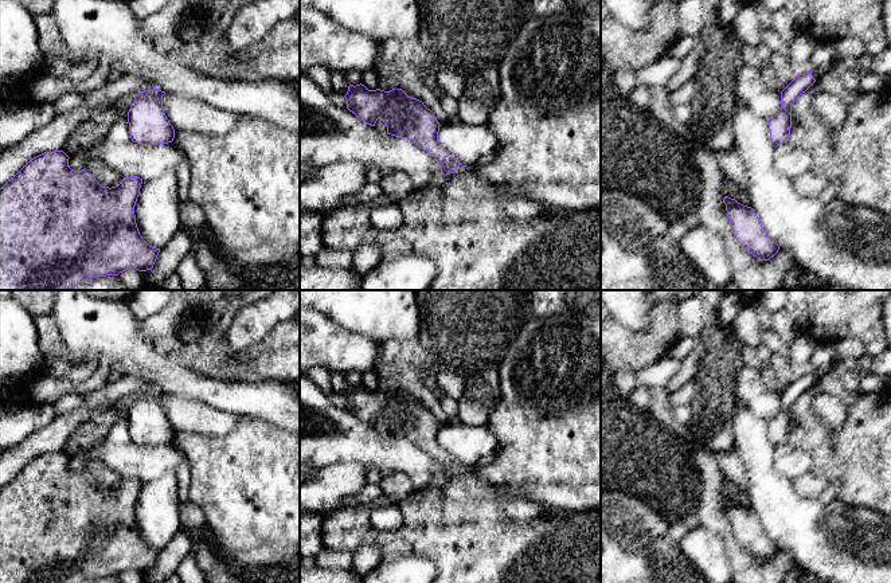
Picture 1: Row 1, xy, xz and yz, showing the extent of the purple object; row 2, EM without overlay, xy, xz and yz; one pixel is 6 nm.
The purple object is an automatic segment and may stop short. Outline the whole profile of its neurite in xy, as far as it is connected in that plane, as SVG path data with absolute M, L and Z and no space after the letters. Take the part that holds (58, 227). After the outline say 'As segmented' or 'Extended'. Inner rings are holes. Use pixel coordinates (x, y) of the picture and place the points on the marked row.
M63 150L44 152L0 188L0 290L70 290L89 278L153 267L160 249L142 239L134 215L142 179L124 177L116 187L102 187L85 169L71 169L69 159Z. As segmented

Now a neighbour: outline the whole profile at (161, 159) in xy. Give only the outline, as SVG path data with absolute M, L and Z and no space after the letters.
M87 125L78 136L81 150L95 148L95 159L124 177L140 177L142 181L177 172L187 161L184 152L172 142L140 145L137 142L118 144L106 138L105 130Z

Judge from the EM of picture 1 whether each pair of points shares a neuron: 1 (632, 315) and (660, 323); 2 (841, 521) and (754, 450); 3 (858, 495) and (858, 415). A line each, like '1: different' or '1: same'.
1: different
2: same
3: same

